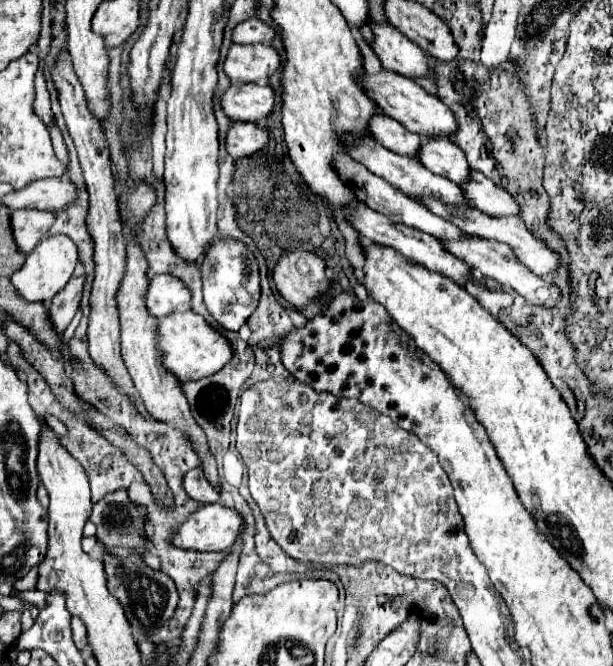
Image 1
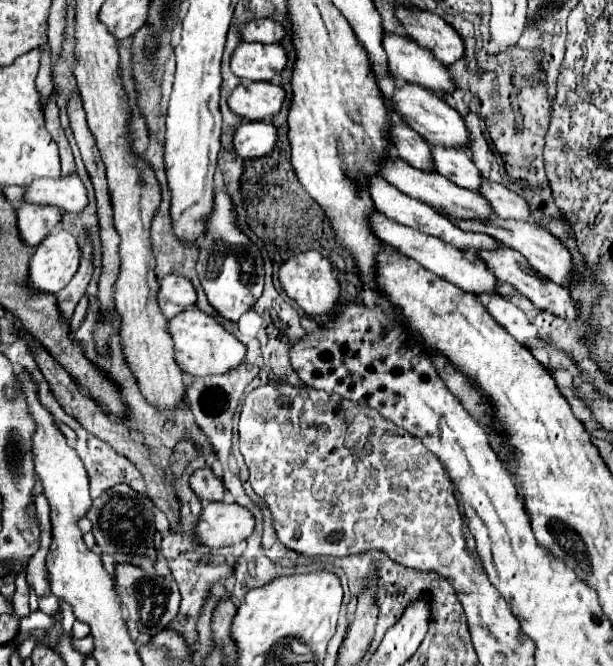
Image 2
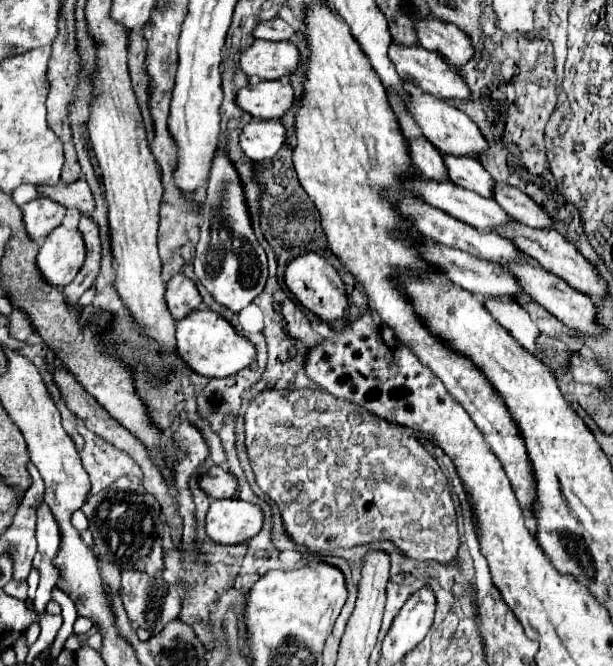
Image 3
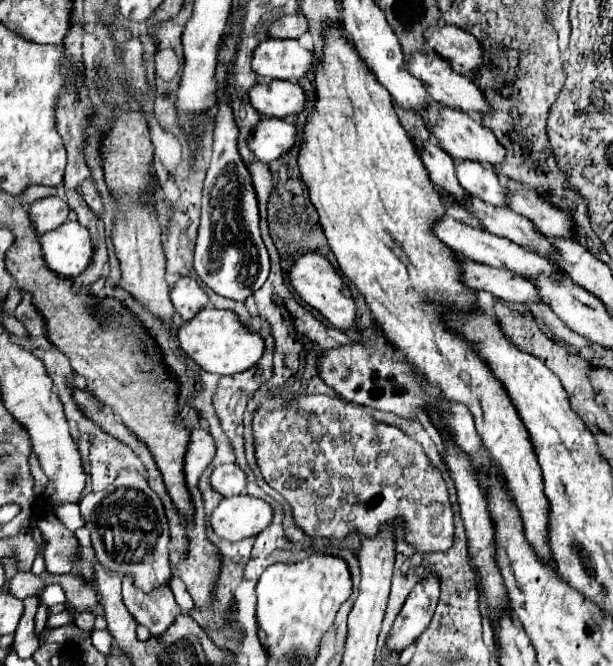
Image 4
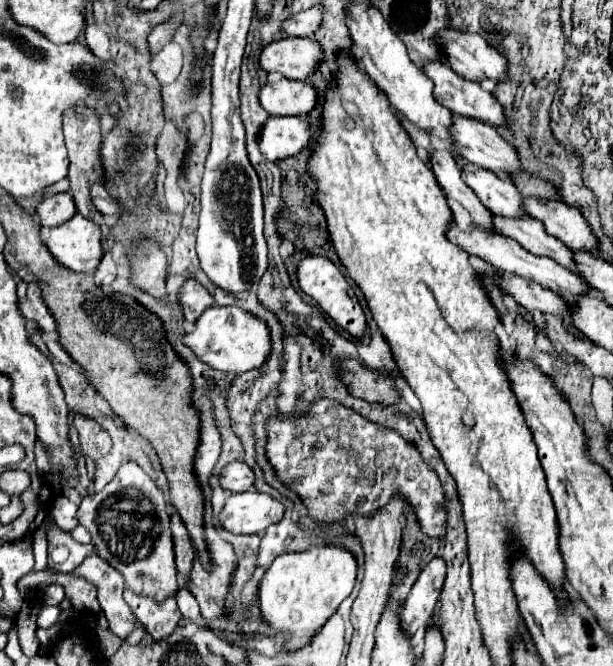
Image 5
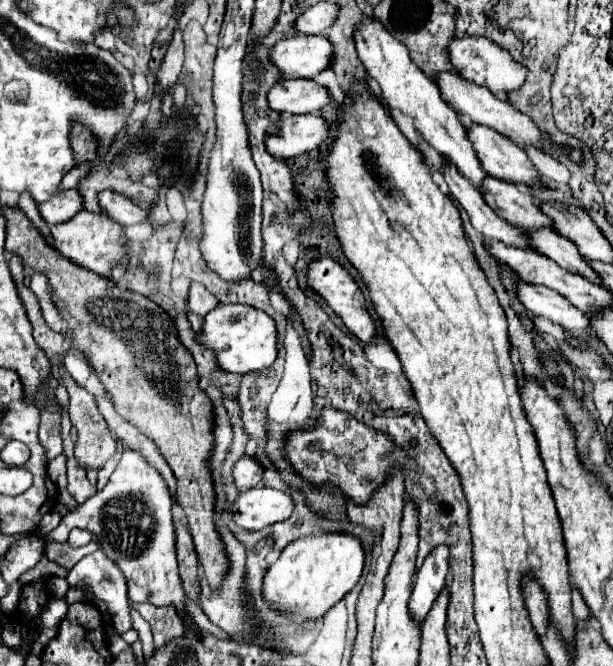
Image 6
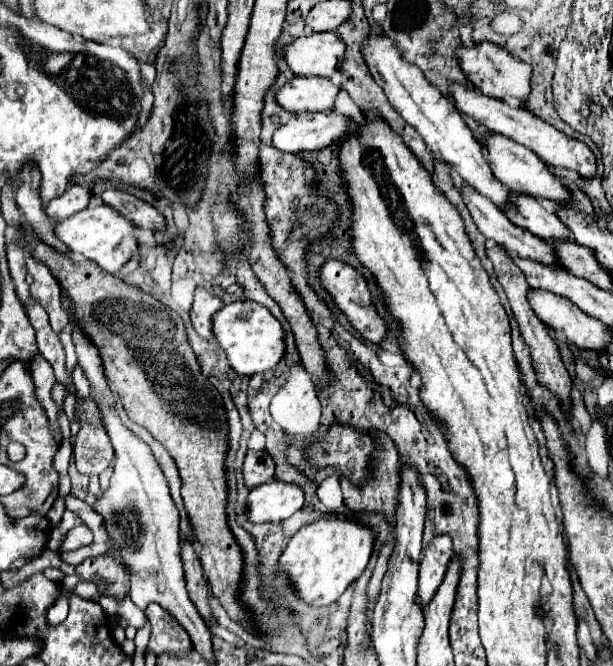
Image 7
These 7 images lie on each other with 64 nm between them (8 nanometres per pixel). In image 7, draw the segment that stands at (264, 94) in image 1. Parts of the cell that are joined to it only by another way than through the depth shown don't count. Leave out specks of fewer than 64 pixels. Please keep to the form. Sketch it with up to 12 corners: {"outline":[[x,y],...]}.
{"outline":[[300,76],[276,100],[292,112],[330,112],[340,92],[328,78]]}

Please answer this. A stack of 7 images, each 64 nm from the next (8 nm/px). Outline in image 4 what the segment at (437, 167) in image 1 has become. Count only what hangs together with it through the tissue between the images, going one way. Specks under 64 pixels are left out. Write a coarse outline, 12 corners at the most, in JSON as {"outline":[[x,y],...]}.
{"outline":[[456,164],[456,176],[472,196],[508,208],[510,190],[494,168]]}

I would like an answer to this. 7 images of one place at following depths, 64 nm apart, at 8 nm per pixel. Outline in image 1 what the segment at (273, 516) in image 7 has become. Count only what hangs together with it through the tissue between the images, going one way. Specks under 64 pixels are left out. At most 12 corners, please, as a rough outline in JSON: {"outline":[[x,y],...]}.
{"outline":[[202,504],[172,536],[174,546],[228,550],[244,516]]}

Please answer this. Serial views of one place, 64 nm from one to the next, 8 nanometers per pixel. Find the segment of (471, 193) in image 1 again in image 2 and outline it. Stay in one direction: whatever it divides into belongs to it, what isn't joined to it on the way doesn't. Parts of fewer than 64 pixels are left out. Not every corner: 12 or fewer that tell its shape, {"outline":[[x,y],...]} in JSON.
{"outline":[[484,180],[480,194],[496,216],[532,220],[528,202],[504,184]]}

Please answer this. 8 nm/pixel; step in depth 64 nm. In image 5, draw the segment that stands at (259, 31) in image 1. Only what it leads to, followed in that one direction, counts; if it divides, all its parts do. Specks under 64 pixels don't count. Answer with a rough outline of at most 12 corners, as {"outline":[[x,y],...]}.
{"outline":[[312,6],[284,20],[286,36],[314,36],[324,8]]}

